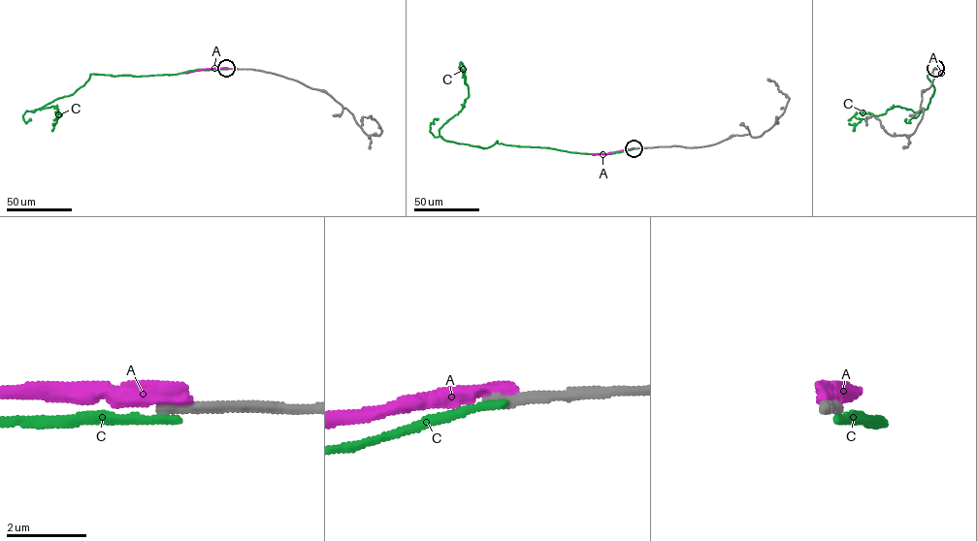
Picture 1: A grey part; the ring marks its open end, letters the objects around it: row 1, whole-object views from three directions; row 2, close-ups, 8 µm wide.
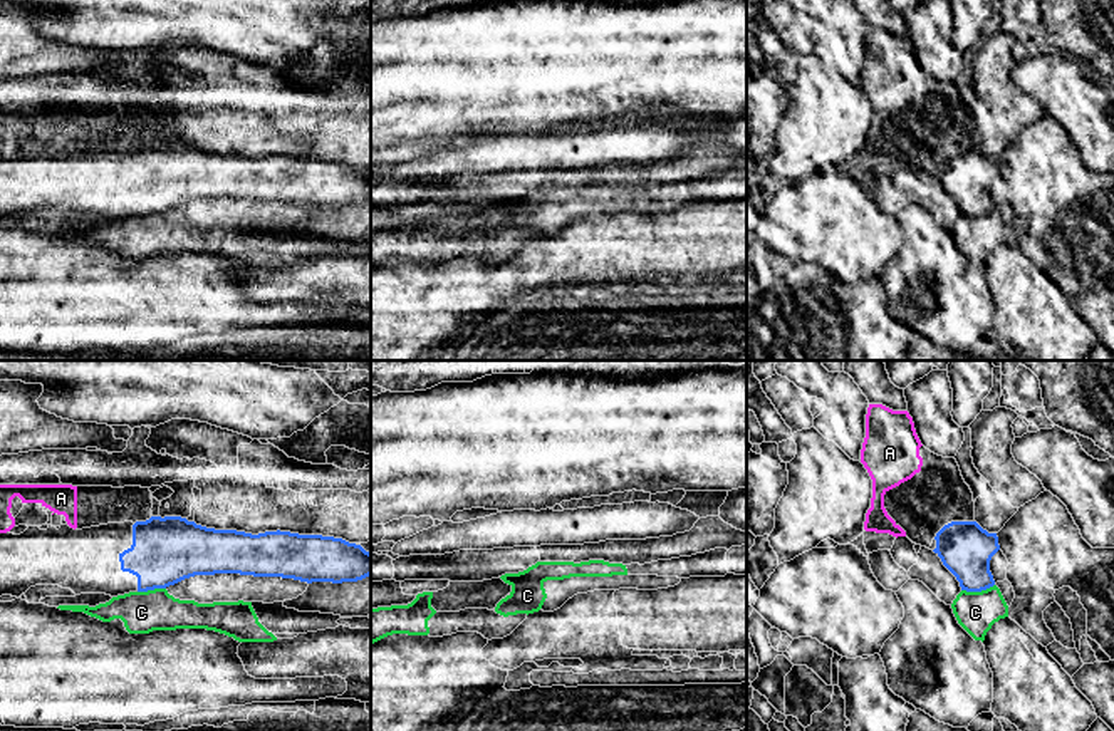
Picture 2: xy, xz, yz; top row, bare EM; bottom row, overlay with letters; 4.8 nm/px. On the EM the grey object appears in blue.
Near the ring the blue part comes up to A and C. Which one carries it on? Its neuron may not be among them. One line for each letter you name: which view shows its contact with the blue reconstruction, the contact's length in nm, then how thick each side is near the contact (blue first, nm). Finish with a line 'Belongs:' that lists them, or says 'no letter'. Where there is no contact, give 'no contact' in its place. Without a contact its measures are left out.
Belongs: no letter

